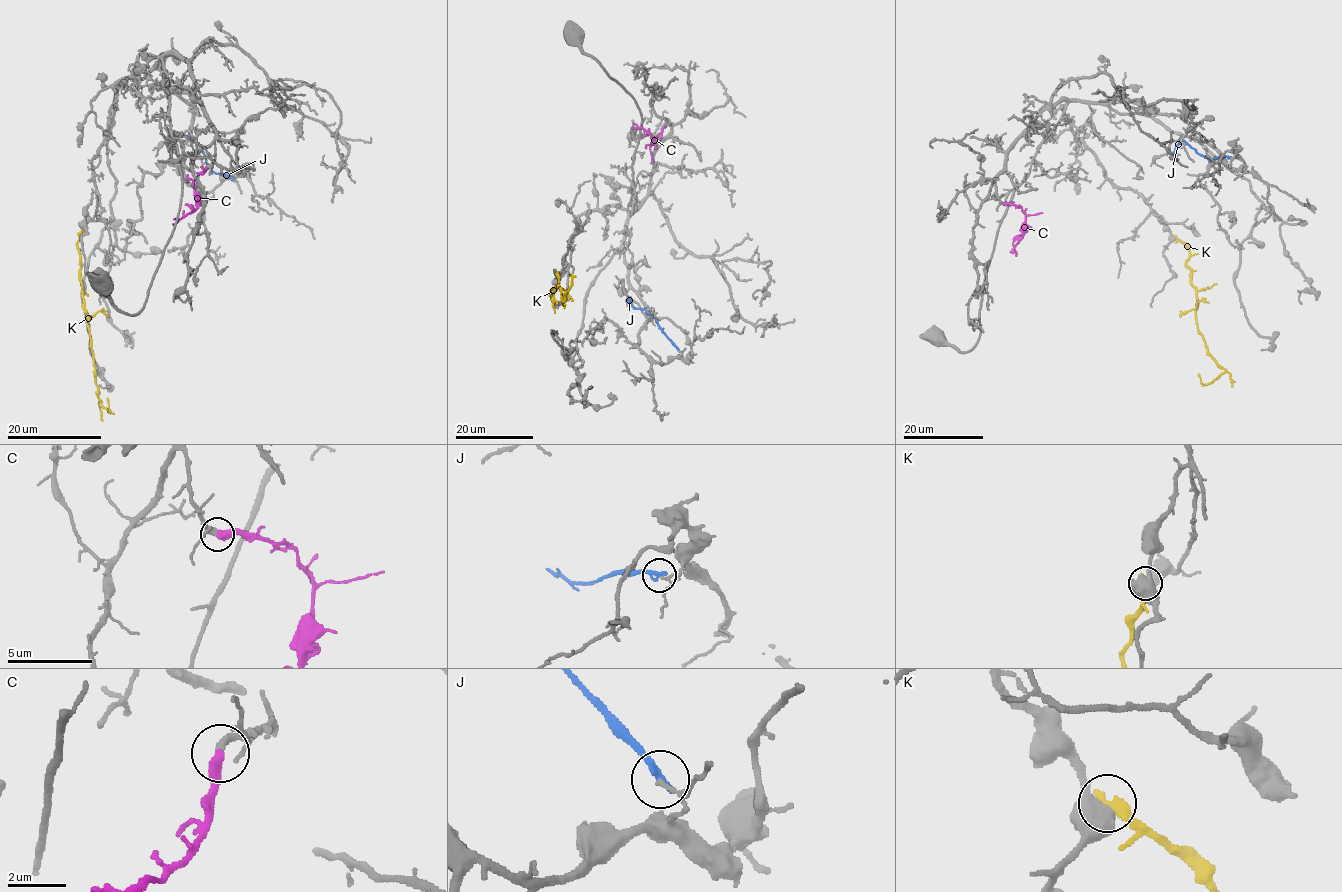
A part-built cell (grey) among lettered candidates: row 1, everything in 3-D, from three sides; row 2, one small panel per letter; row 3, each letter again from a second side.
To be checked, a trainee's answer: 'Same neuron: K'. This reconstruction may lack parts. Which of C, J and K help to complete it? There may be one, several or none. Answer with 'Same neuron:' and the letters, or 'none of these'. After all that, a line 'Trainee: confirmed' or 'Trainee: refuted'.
Same neuron: C
Trainee: refuted

